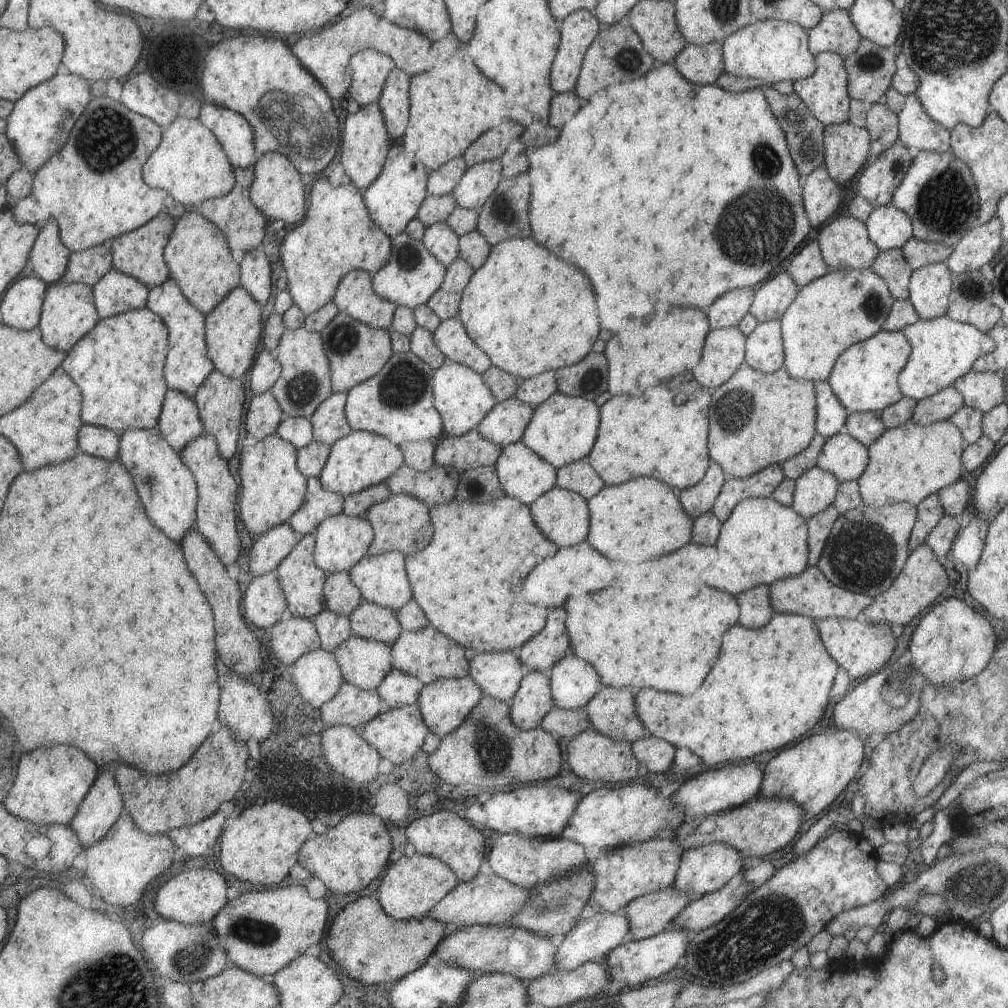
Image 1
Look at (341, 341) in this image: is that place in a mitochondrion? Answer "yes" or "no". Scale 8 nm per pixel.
yes

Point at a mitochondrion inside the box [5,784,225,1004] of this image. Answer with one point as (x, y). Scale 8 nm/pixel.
(203, 952)

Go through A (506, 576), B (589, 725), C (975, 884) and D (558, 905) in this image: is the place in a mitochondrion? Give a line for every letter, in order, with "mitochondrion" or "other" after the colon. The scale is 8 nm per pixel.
A: other
B: other
C: mitochondrion
D: mitochondrion

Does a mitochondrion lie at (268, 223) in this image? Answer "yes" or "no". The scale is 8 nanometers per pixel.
no

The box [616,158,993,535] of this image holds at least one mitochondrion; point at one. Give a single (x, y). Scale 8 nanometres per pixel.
(945, 203)

